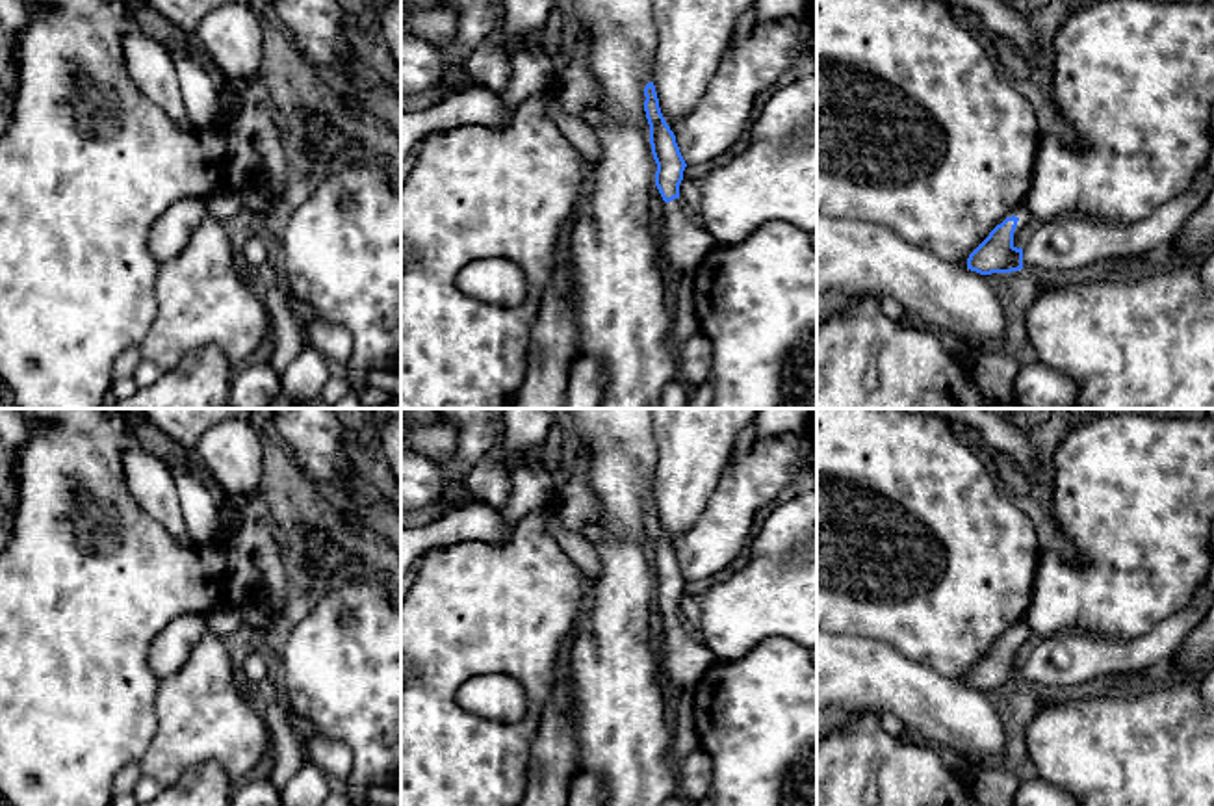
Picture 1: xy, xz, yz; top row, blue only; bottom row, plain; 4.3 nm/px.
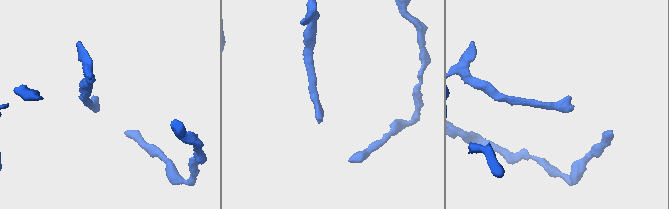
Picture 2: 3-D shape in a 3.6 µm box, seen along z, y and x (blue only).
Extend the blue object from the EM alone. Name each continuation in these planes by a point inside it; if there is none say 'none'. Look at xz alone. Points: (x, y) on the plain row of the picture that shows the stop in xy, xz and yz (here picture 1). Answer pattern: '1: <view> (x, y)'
1: xz (684, 658)

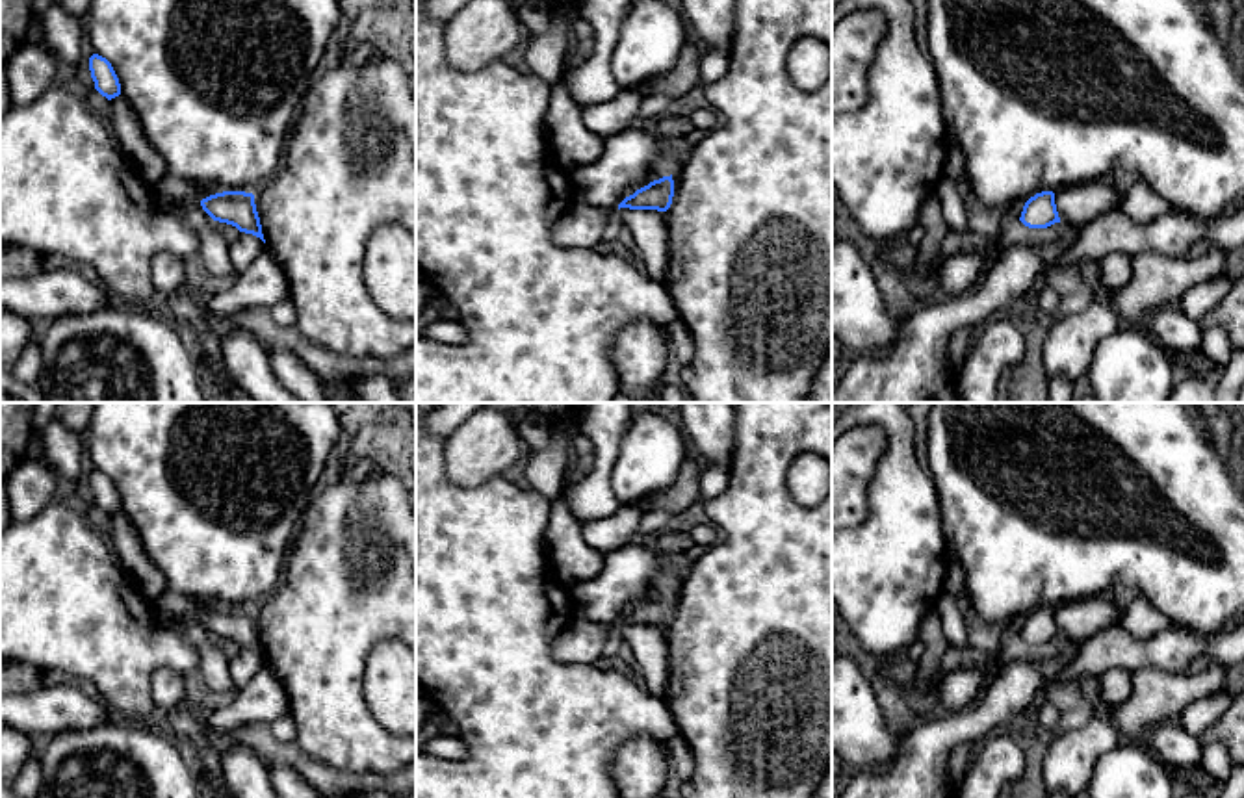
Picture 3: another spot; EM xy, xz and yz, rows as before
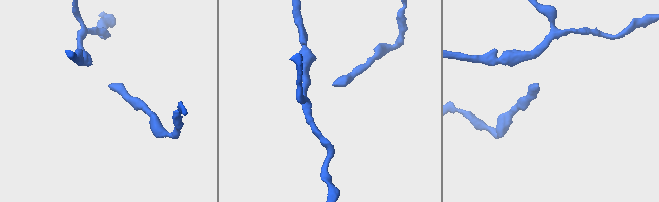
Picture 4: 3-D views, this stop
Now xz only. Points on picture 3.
none

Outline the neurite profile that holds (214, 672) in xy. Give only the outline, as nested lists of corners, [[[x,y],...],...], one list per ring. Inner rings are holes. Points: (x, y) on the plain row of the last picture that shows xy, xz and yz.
[[[158,609],[156,612],[165,627],[173,629],[197,648],[201,657],[197,674],[206,694],[225,694],[236,689],[228,670],[228,657],[214,642],[214,635],[202,625],[201,620],[178,620],[160,612]]]

